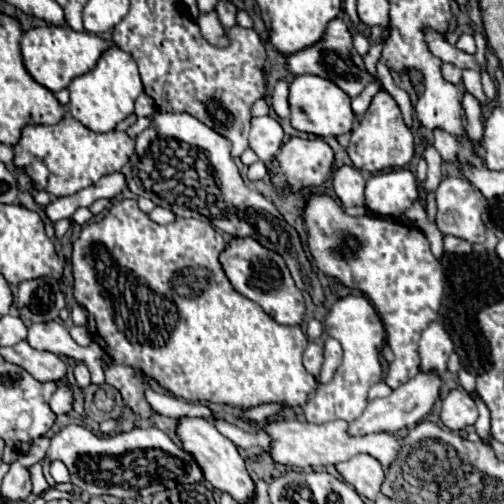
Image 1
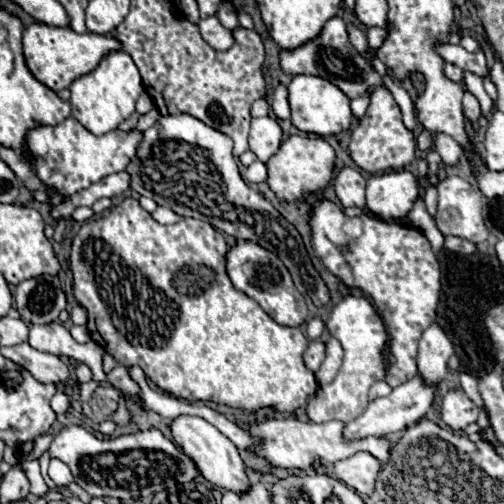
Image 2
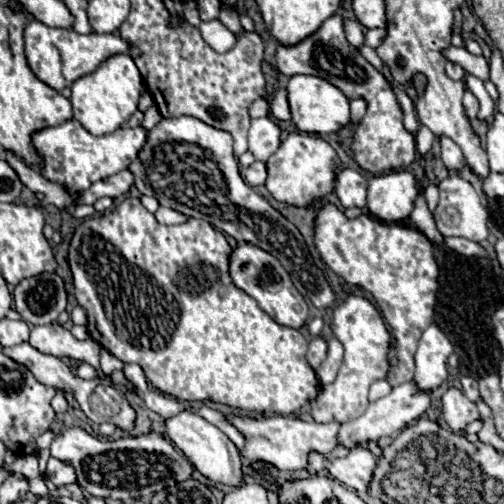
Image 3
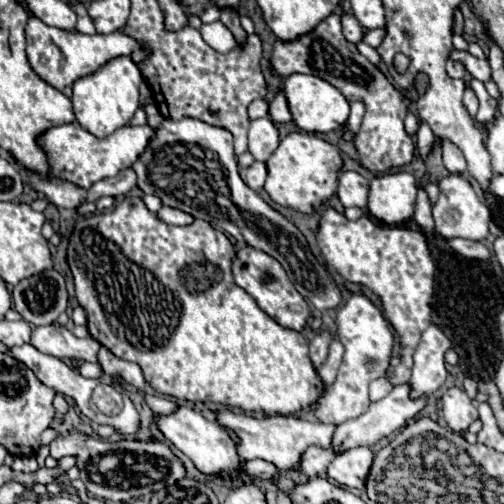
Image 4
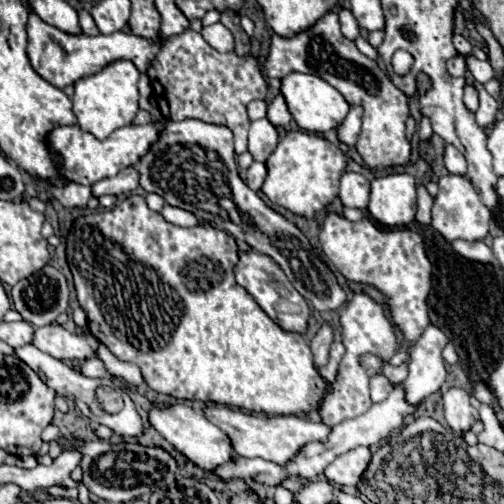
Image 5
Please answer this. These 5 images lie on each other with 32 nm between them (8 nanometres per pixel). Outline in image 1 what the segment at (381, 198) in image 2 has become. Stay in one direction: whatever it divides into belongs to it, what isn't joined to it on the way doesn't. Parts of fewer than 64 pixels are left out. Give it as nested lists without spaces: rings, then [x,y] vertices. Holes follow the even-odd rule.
[[[408,168],[372,174],[366,182],[366,208],[374,214],[396,218],[416,200],[418,184]]]

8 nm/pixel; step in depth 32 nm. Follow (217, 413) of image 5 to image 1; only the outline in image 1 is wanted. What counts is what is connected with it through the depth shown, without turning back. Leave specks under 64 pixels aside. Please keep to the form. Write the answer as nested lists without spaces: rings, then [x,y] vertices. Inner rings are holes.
[[[280,420],[280,422],[270,422],[264,426],[264,430],[272,436],[272,460],[284,466],[326,466],[326,464],[340,464],[344,460],[350,460],[356,454],[370,454],[374,456],[384,470],[392,466],[392,460],[396,460],[396,452],[400,452],[402,438],[392,434],[392,432],[376,432],[368,436],[352,436],[348,434],[348,422],[344,420],[334,420],[326,424],[310,424],[310,422],[300,422],[300,420]]]

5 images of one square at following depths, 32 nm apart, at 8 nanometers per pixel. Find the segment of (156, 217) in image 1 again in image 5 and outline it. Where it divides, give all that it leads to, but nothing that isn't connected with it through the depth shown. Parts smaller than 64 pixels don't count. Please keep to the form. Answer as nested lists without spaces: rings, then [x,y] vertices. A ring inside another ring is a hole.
[[[164,206],[160,210],[160,214],[164,216],[164,220],[168,220],[170,224],[176,224],[176,226],[194,226],[200,222],[194,214],[186,212],[182,208],[174,208],[174,206]]]

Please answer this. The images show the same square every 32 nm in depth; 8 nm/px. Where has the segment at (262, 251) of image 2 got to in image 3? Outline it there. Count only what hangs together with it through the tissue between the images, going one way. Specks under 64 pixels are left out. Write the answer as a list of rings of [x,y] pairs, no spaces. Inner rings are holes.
[[[240,242],[230,254],[230,276],[234,284],[248,296],[252,296],[258,302],[258,306],[278,324],[300,328],[306,322],[308,306],[304,296],[296,290],[296,286],[290,280],[290,274],[280,264],[280,260],[276,260],[276,256],[272,256],[270,252],[264,252],[262,248],[248,242]]]

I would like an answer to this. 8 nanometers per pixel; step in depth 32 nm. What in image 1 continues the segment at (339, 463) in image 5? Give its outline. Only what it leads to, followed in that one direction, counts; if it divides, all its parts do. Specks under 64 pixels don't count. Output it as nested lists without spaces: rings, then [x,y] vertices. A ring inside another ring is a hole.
[[[358,454],[352,460],[338,464],[336,468],[342,474],[344,482],[354,486],[360,496],[376,500],[384,484],[384,468],[378,460],[372,460],[368,454]]]

